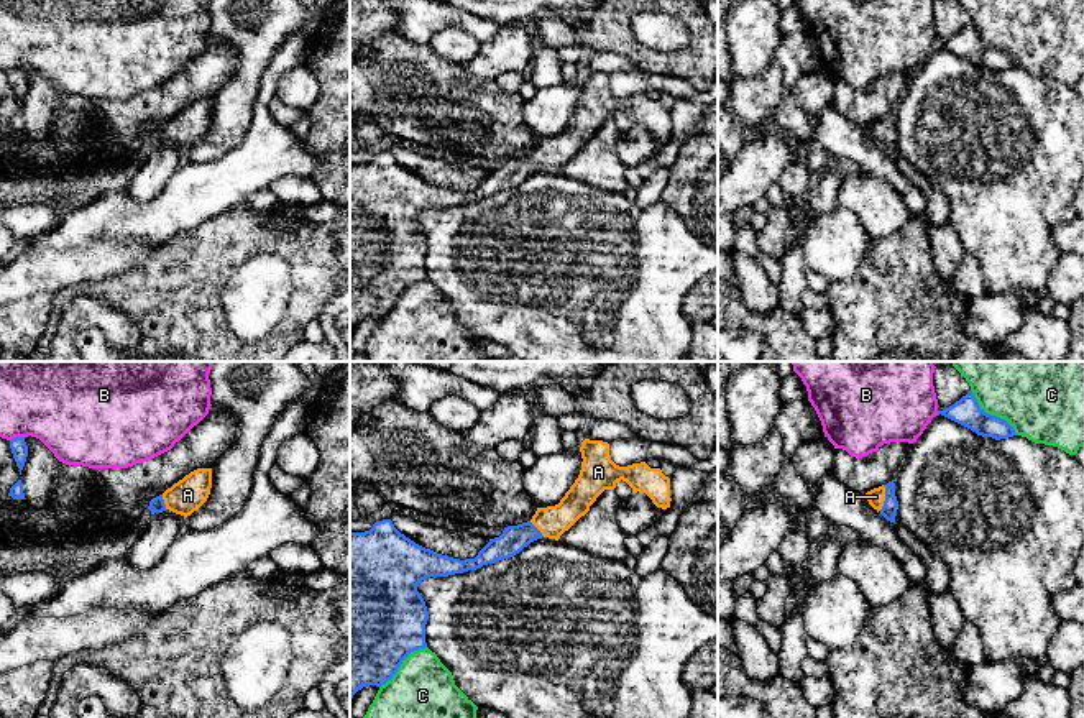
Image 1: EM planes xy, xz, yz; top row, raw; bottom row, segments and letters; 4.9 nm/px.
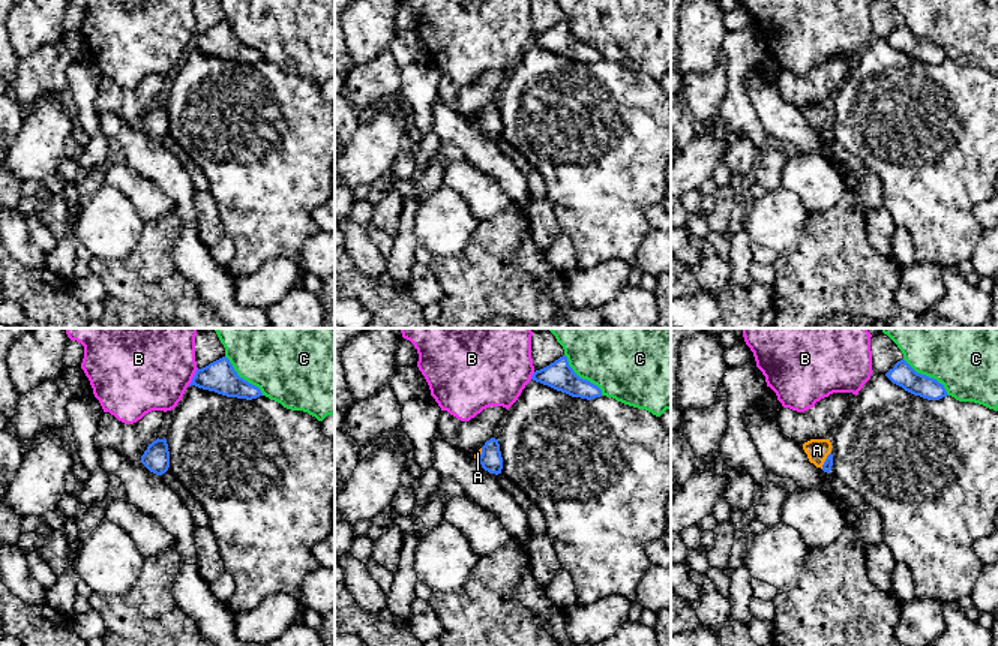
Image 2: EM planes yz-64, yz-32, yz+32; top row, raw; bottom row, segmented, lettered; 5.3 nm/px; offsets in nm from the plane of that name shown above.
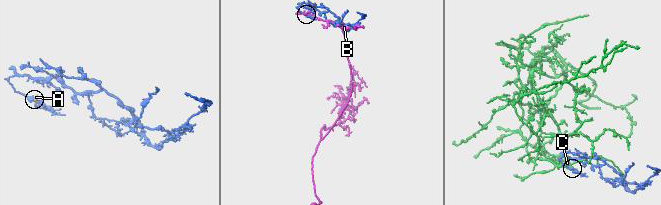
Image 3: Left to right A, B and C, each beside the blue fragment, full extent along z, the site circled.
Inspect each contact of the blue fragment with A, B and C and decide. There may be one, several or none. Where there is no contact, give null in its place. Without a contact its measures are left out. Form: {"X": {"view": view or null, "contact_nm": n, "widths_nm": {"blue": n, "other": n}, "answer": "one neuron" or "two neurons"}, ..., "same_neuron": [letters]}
{"A": {"view": "yz", "contact_nm": 130, "widths_nm": {"blue": 80, "other": 90}, "answer": "one neuron"}, "B": {"view": "xy", "contact_nm": 70, "widths_nm": {"blue": 80, "other": 360}, "answer": "two neurons"}, "C": {"view": "yz", "contact_nm": 320, "widths_nm": {"blue": 140, "other": 360}, "answer": "two neurons"}, "same_neuron": ["A"]}

